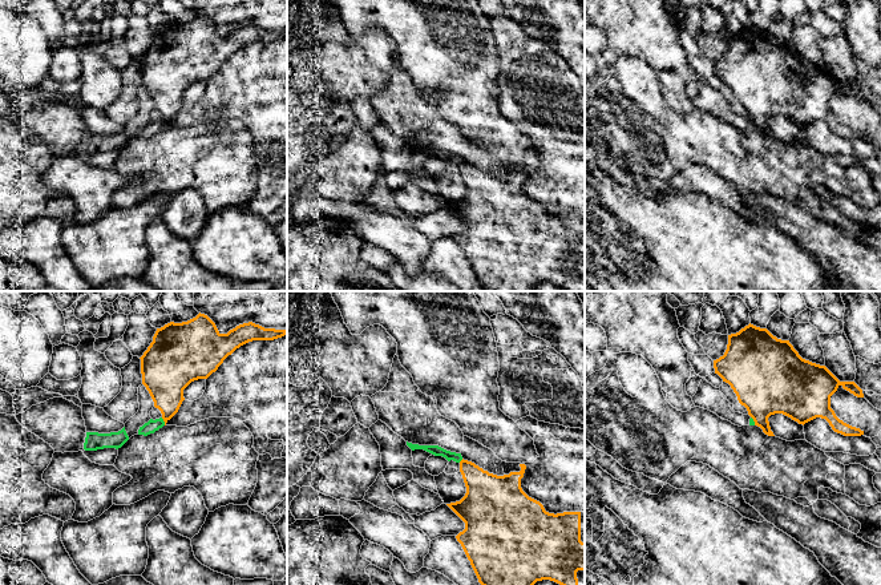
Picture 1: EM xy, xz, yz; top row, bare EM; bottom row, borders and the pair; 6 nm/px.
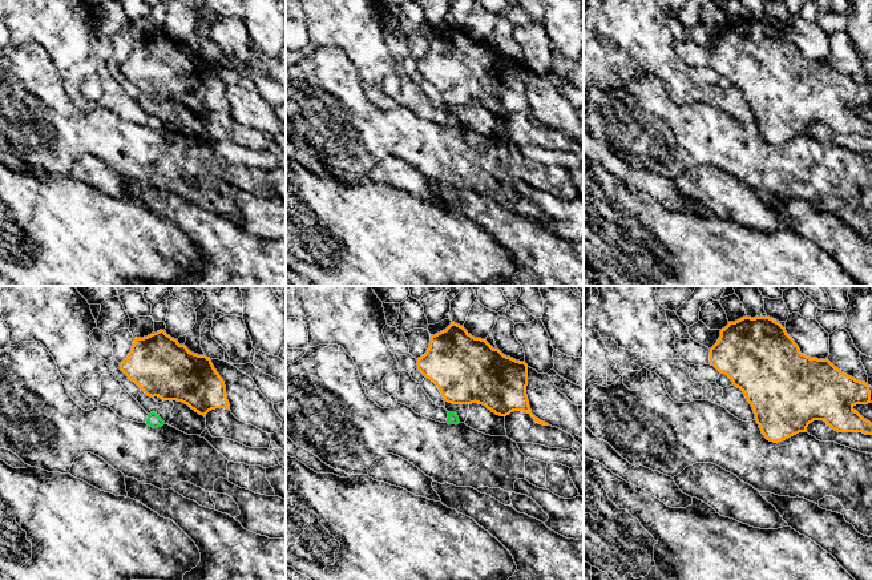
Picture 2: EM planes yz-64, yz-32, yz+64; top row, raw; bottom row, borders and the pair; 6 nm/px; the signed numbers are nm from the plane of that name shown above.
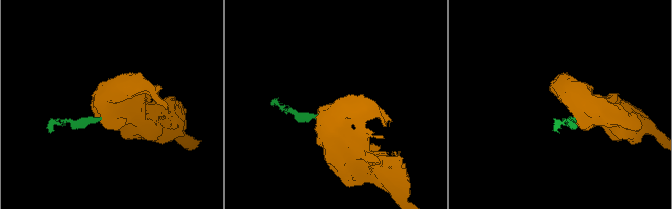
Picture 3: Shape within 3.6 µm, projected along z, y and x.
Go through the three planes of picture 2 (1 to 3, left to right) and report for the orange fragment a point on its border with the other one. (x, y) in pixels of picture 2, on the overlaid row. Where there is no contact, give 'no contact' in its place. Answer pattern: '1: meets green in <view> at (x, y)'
1: no contact
2: no contact
3: no contact

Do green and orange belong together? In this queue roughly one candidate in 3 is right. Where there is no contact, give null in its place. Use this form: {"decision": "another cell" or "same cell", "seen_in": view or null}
{"decision": "another cell", "seen_in": "xy"}

